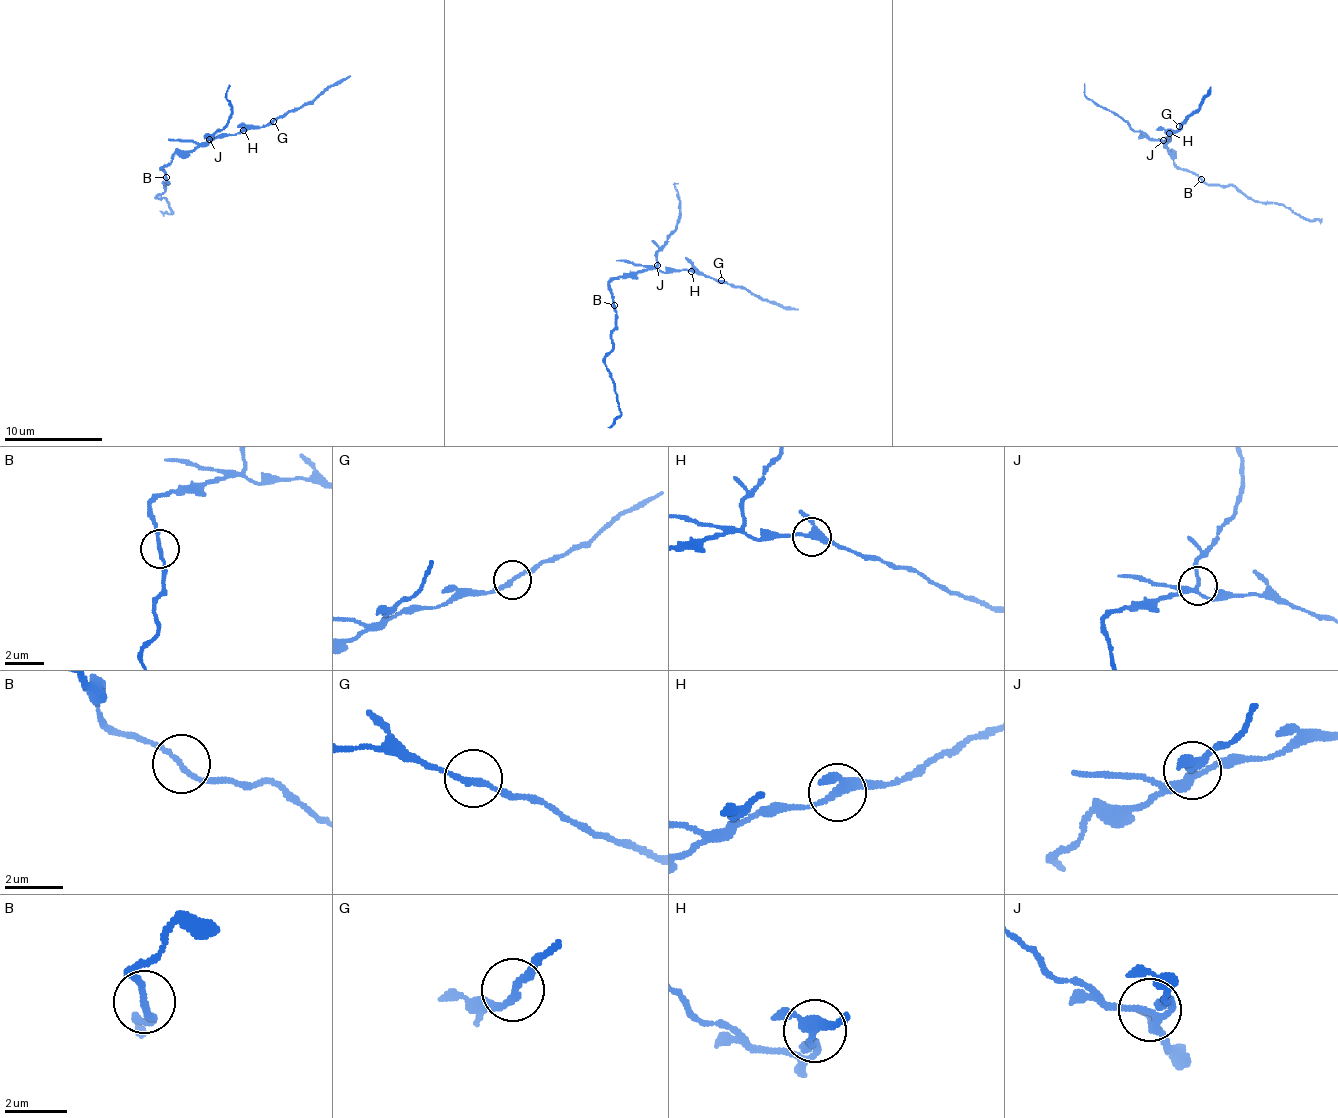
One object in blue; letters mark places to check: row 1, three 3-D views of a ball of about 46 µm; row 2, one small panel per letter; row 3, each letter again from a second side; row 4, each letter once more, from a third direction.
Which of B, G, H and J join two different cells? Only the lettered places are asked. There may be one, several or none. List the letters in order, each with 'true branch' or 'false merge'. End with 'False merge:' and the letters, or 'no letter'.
B: false merge
G: true branch
H: true branch
J: false merge
False merge: B, J

